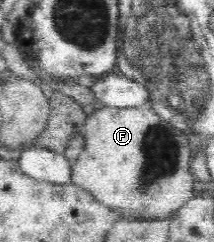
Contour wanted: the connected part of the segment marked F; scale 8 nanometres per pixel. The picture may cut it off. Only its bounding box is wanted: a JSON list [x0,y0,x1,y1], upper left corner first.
[70,102,195,221]

